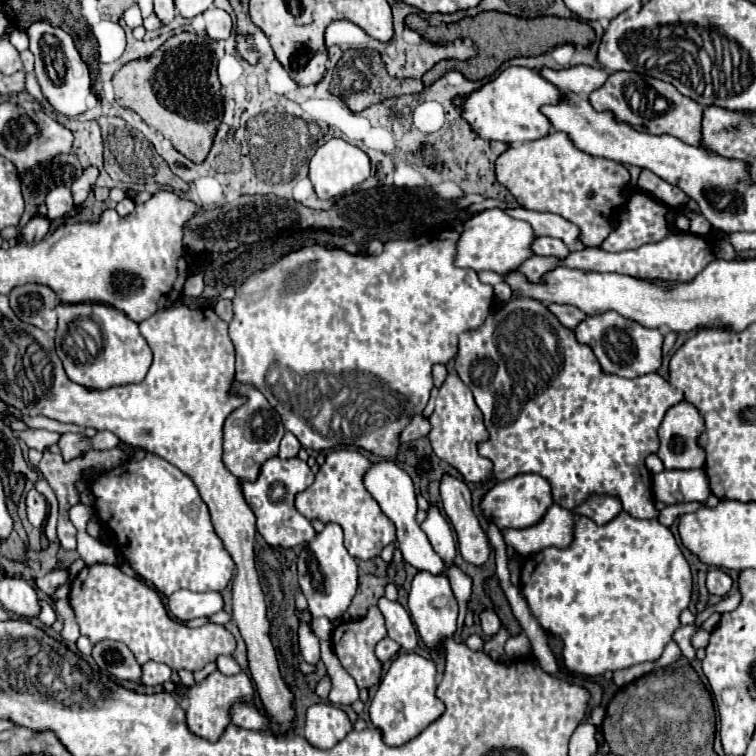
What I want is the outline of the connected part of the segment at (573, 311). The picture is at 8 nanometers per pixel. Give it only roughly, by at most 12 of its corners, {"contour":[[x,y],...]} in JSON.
{"contour":[[550,305],[550,311],[568,329],[576,329],[586,319],[572,305]]}

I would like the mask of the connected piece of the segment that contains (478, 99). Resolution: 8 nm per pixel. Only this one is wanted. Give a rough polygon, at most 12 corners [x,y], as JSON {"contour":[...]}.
{"contour":[[508,67],[468,97],[464,119],[504,143],[550,133],[540,107],[564,91],[538,71]]}

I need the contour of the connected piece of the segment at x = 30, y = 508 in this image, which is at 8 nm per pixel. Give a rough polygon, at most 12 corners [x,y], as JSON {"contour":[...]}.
{"contour":[[32,489],[26,499],[28,519],[34,527],[46,521],[46,499]]}

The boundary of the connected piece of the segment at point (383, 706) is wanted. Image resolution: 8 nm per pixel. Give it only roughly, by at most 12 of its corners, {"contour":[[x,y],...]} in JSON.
{"contour":[[398,655],[370,703],[372,725],[404,745],[444,713],[436,665]]}

